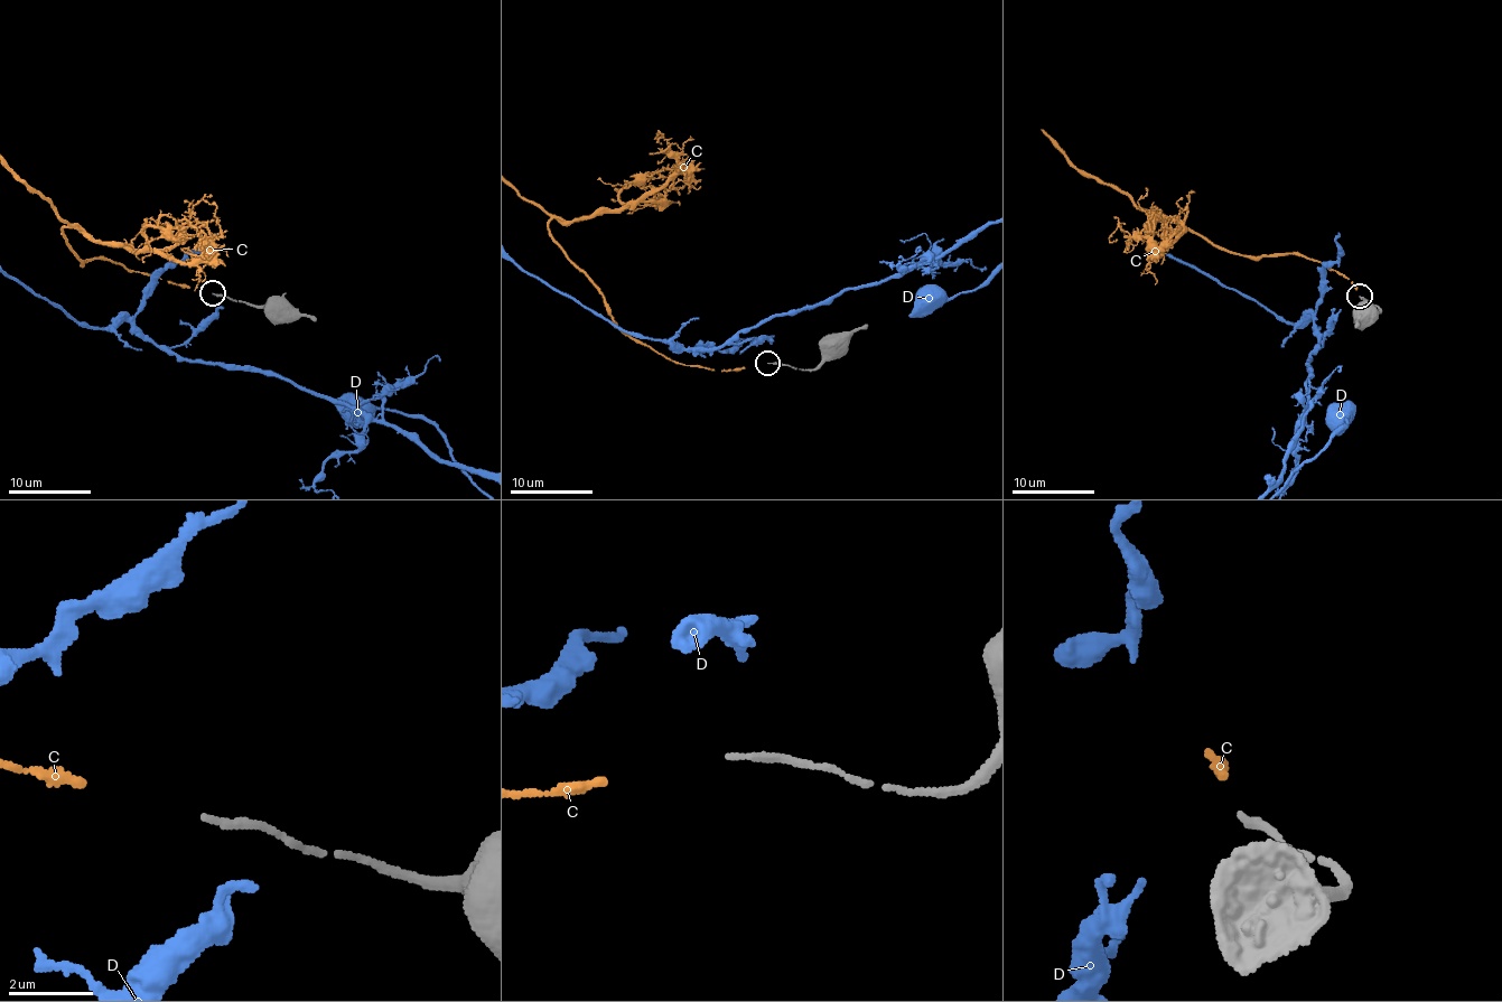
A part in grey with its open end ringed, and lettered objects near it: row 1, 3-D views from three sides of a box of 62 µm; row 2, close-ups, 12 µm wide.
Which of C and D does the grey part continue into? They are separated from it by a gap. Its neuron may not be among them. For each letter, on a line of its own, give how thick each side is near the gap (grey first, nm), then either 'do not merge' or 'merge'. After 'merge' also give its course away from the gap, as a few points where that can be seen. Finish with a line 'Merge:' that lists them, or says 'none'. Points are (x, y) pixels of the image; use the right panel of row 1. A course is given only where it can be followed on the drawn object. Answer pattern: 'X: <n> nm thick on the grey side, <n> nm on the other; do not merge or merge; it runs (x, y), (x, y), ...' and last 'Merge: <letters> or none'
C: 140 nm thick on the grey side, 240 nm on the other; merge
D: 140 nm thick on the grey side, 220 nm on the other; do not merge
Merge: C

